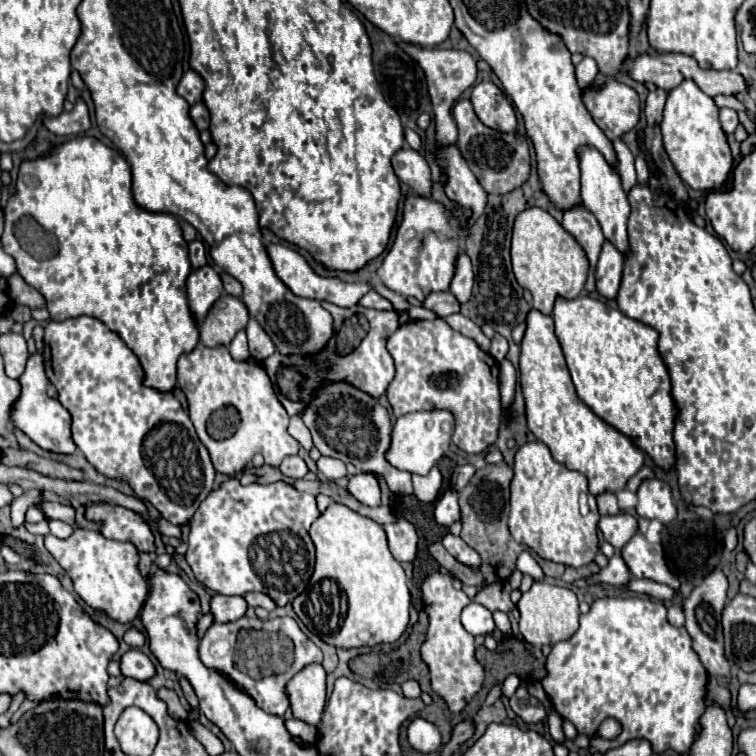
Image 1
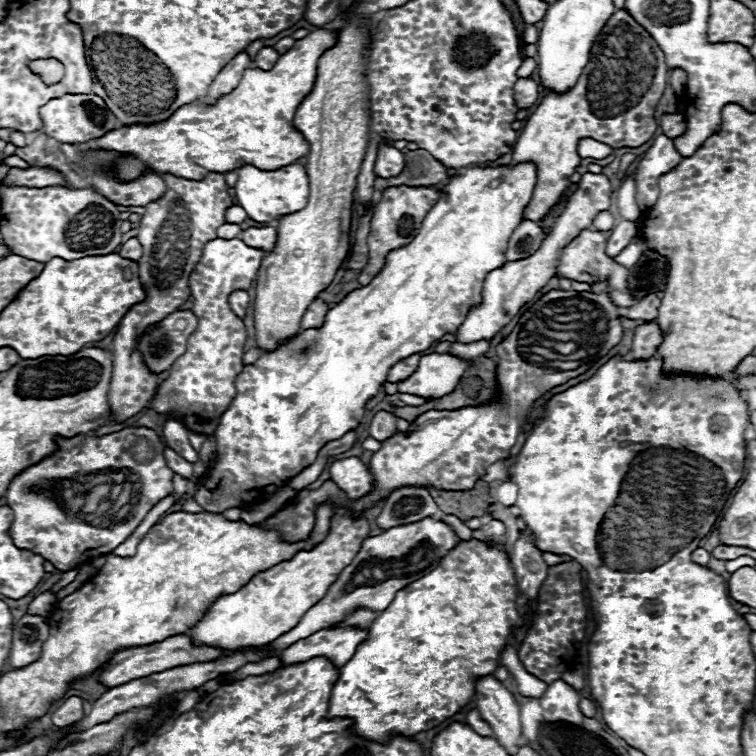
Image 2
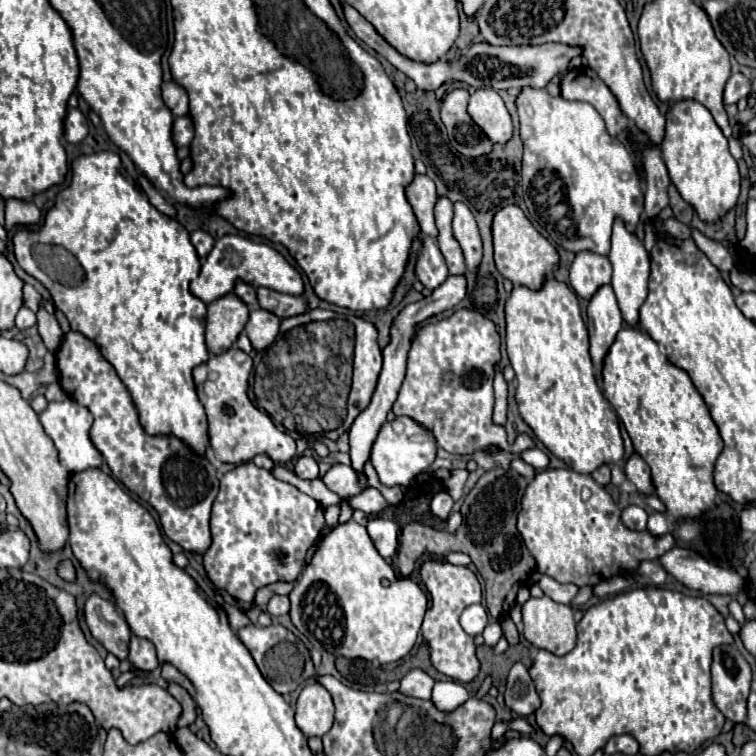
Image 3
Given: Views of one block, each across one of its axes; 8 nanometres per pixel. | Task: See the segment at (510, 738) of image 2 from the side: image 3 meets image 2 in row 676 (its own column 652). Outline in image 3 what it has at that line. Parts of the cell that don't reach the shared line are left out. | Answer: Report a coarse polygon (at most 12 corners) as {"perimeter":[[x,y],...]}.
{"perimeter":[[632,454],[624,466],[626,478],[644,496],[654,494],[648,464]]}

